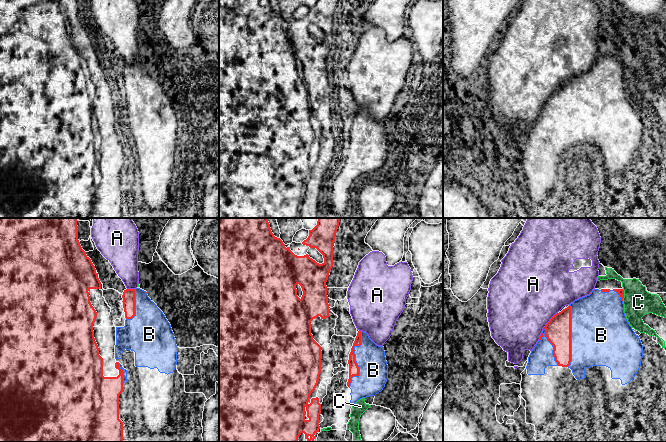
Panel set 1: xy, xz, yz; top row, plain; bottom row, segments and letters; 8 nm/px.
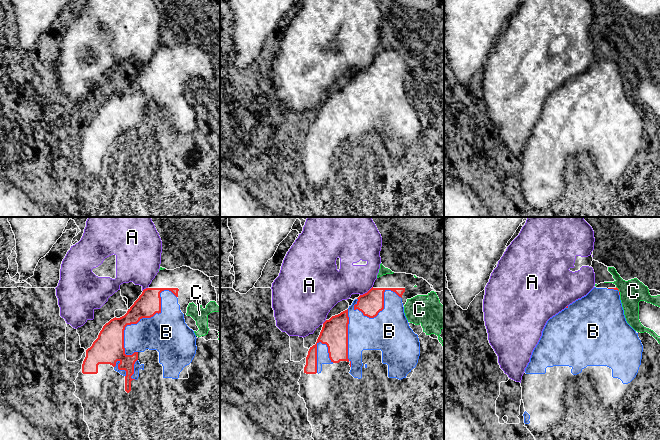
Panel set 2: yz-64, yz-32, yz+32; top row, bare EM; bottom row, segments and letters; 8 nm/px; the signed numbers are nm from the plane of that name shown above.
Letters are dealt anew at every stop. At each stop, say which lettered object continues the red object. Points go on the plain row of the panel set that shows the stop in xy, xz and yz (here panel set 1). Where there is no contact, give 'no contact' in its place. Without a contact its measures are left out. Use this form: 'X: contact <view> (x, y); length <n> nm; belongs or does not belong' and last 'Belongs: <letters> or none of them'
A: contact yz (549, 97); length 190 nm; does not belong
B: contact xz (354, 135); length 460 nm; does not belong
C: contact yz (623, 71); length 100 nm; does not belong
Belongs: none of them

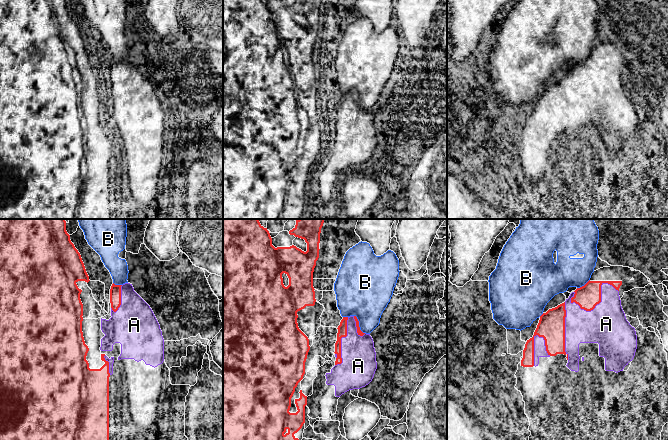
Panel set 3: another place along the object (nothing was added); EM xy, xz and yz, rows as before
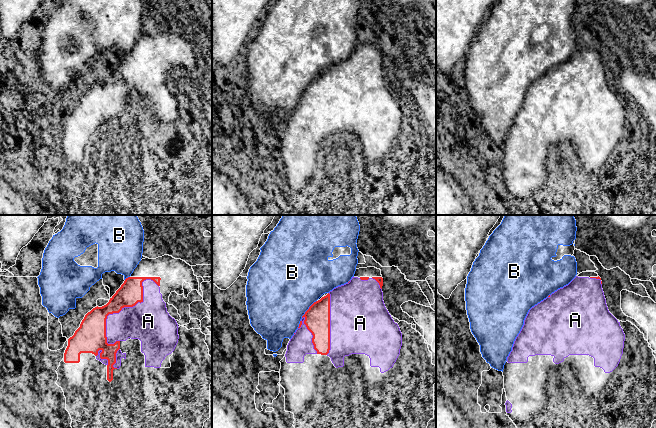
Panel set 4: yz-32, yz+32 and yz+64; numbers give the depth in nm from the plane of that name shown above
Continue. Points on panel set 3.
A: contact yz (600, 76); length 400 nm; does not belong
B: contact xz (358, 100); length 170 nm; does not belong
Belongs: none of them

